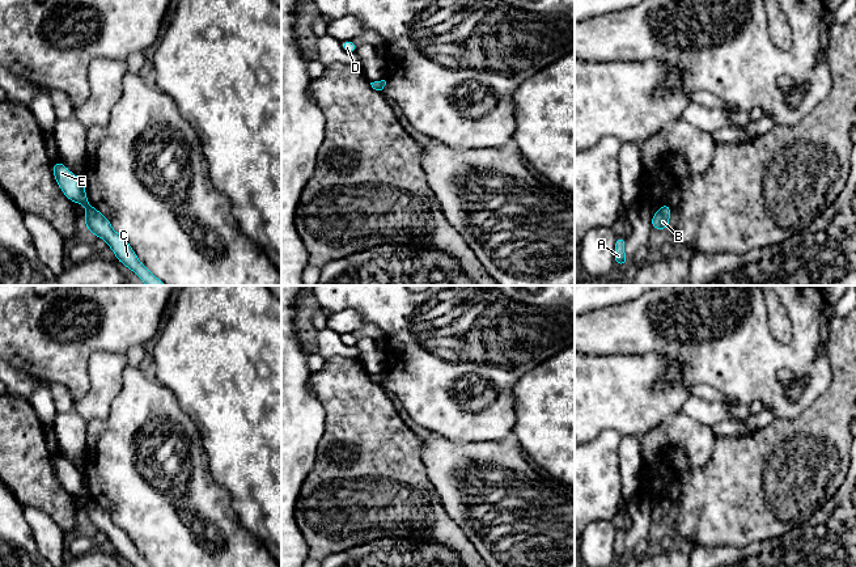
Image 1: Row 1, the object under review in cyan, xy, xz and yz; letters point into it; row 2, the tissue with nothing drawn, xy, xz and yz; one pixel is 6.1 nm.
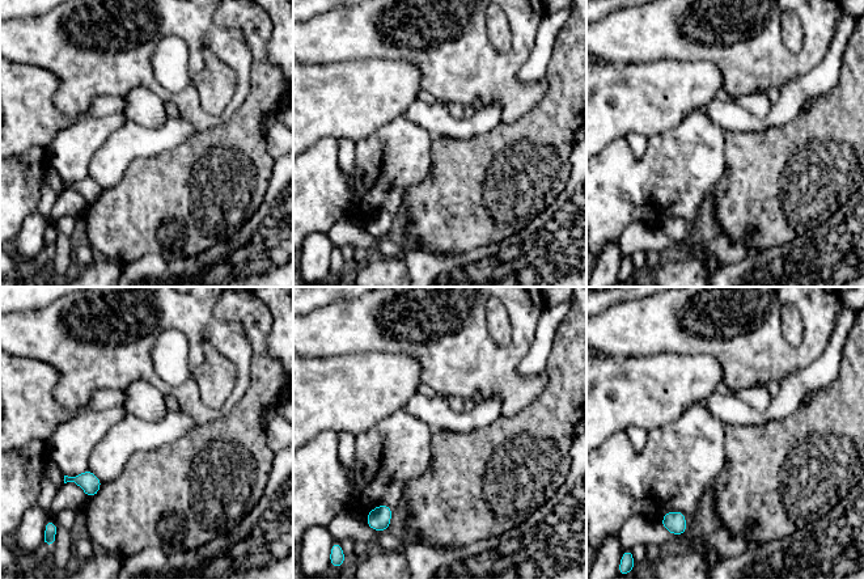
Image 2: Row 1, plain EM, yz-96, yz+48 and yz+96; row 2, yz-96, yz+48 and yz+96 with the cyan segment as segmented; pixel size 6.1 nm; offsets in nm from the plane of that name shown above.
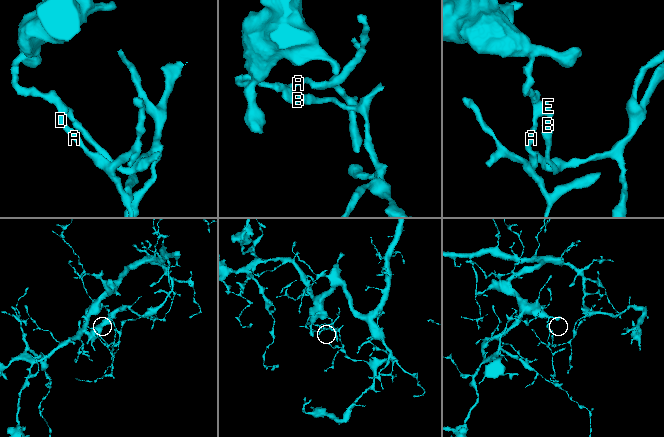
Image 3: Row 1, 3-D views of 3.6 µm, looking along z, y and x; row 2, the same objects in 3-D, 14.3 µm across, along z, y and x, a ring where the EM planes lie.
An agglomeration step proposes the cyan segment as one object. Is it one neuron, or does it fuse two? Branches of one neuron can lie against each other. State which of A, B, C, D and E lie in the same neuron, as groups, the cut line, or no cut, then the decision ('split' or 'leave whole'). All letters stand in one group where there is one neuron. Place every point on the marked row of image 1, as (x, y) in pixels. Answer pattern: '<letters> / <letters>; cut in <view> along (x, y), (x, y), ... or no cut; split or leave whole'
A D E / B C; cut in xy along (90, 206), (87, 210); split

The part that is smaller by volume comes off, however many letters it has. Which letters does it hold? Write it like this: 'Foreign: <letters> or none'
Foreign: A, D, E

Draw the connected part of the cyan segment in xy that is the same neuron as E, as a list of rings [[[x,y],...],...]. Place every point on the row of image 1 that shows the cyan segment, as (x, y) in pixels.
[[[52,161],[52,172],[58,186],[62,192],[72,203],[80,203],[85,210],[90,207],[86,198],[84,179],[72,174],[67,165],[59,161]]]

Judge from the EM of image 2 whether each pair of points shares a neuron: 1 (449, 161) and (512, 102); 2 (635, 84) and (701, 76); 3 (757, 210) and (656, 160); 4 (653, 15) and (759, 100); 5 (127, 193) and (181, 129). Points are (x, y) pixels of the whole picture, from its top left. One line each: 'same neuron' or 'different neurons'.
1: different neurons
2: same neuron
3: different neurons
4: different neurons
5: different neurons

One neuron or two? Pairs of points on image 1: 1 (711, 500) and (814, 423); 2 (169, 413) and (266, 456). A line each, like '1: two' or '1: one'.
1: one
2: two

